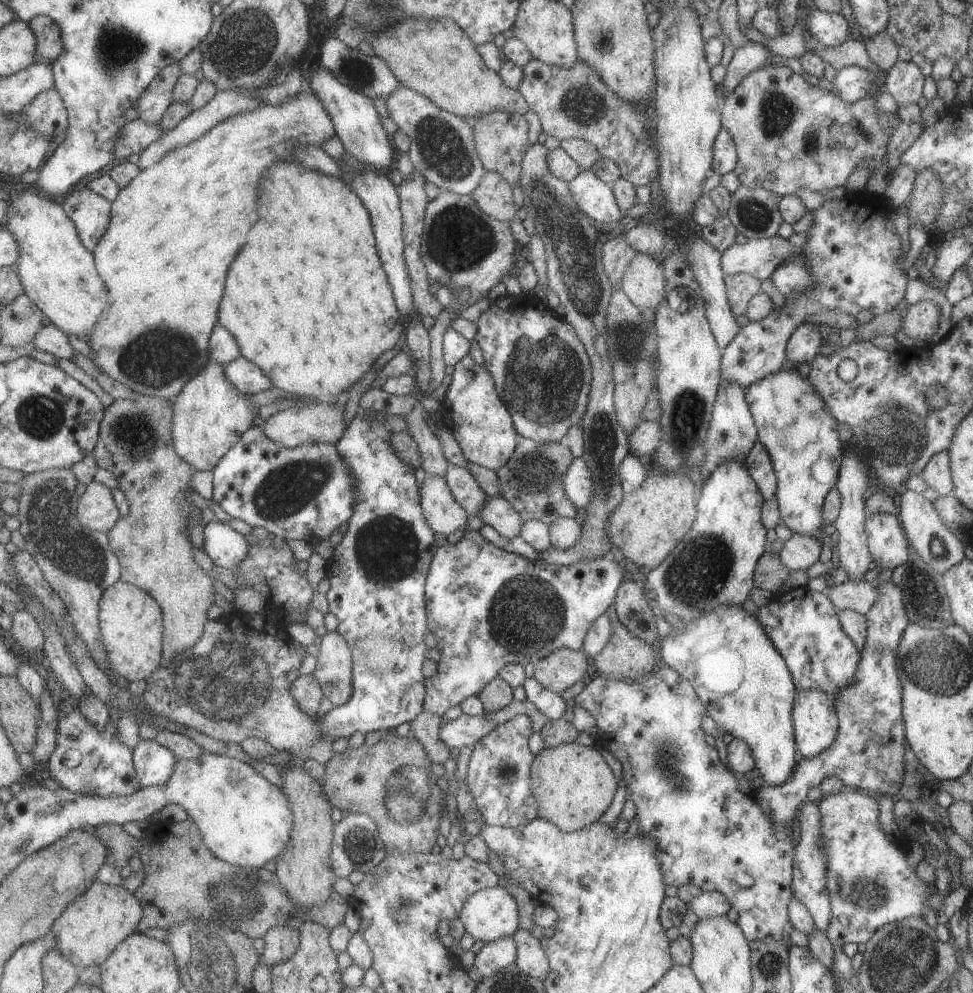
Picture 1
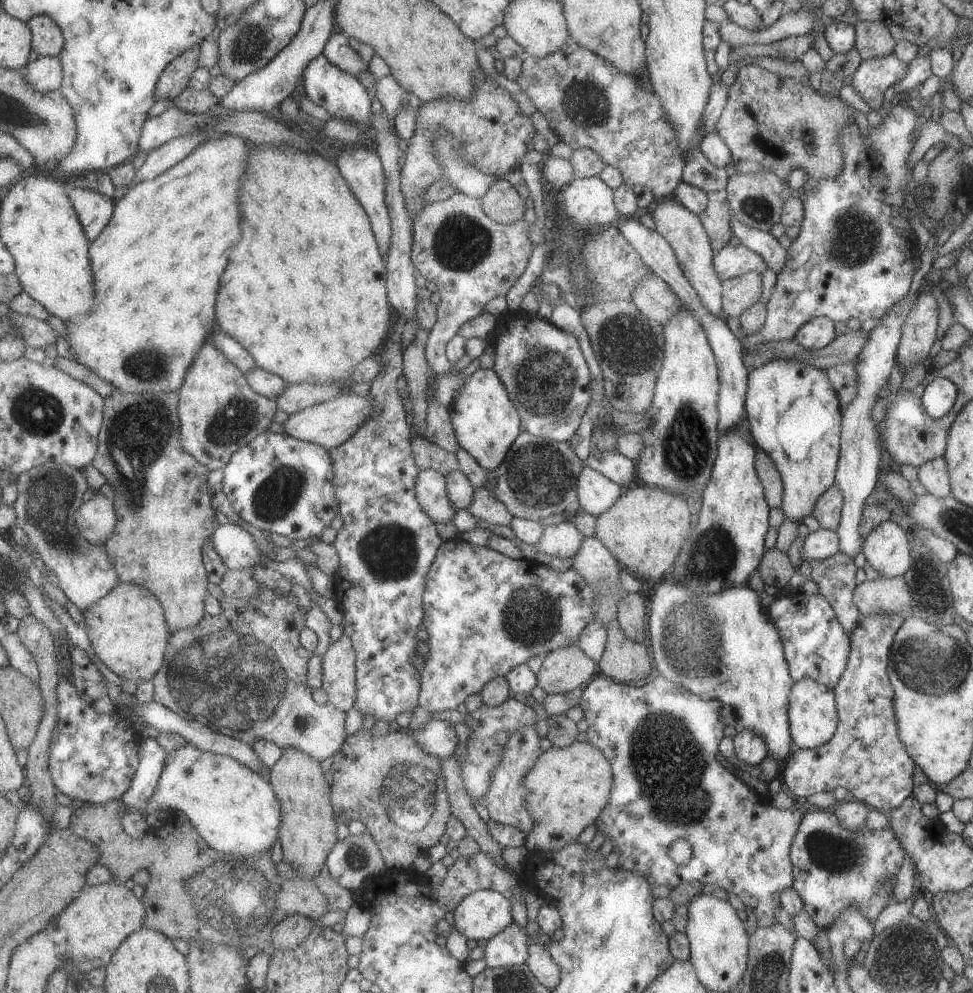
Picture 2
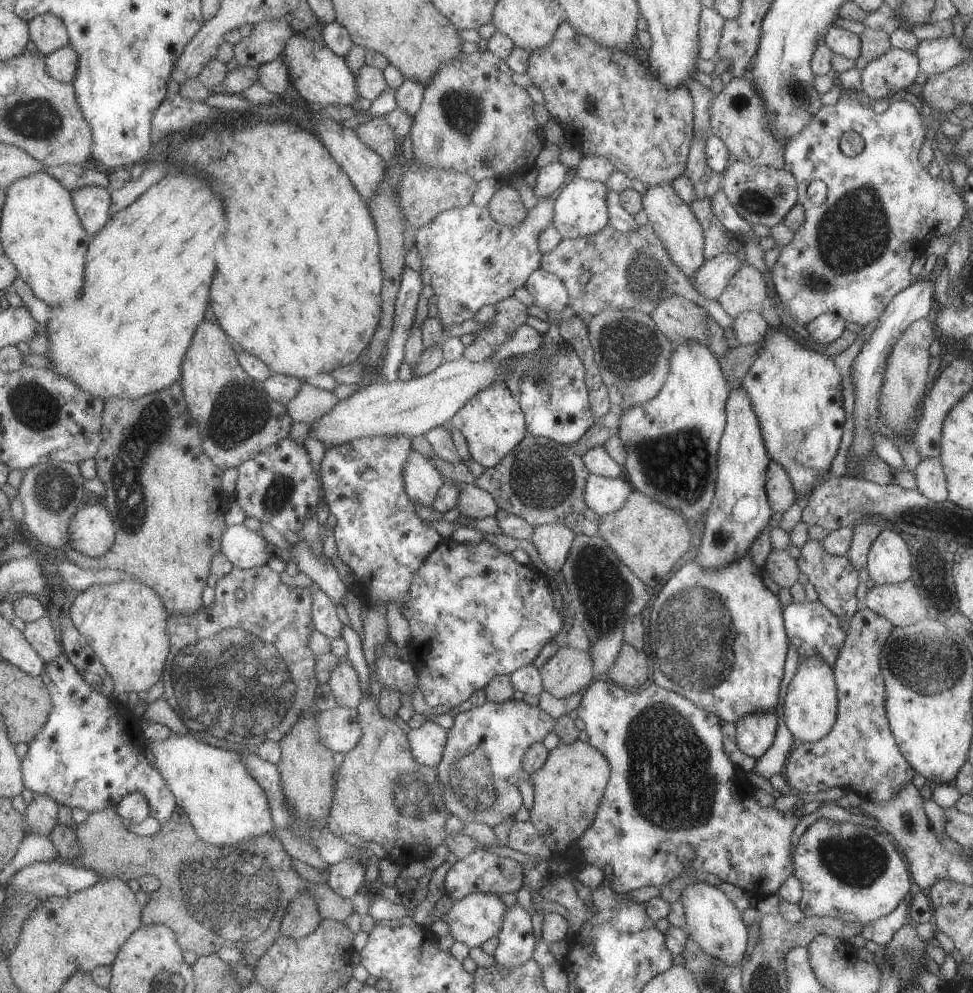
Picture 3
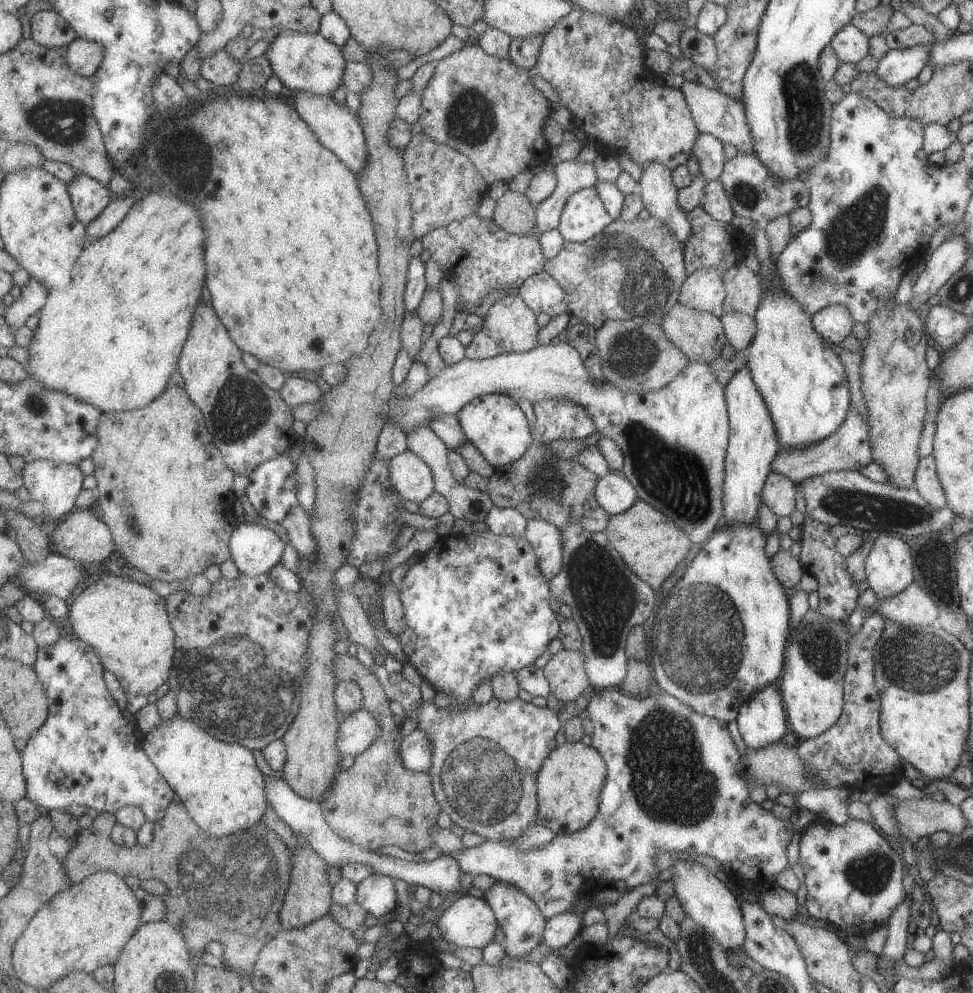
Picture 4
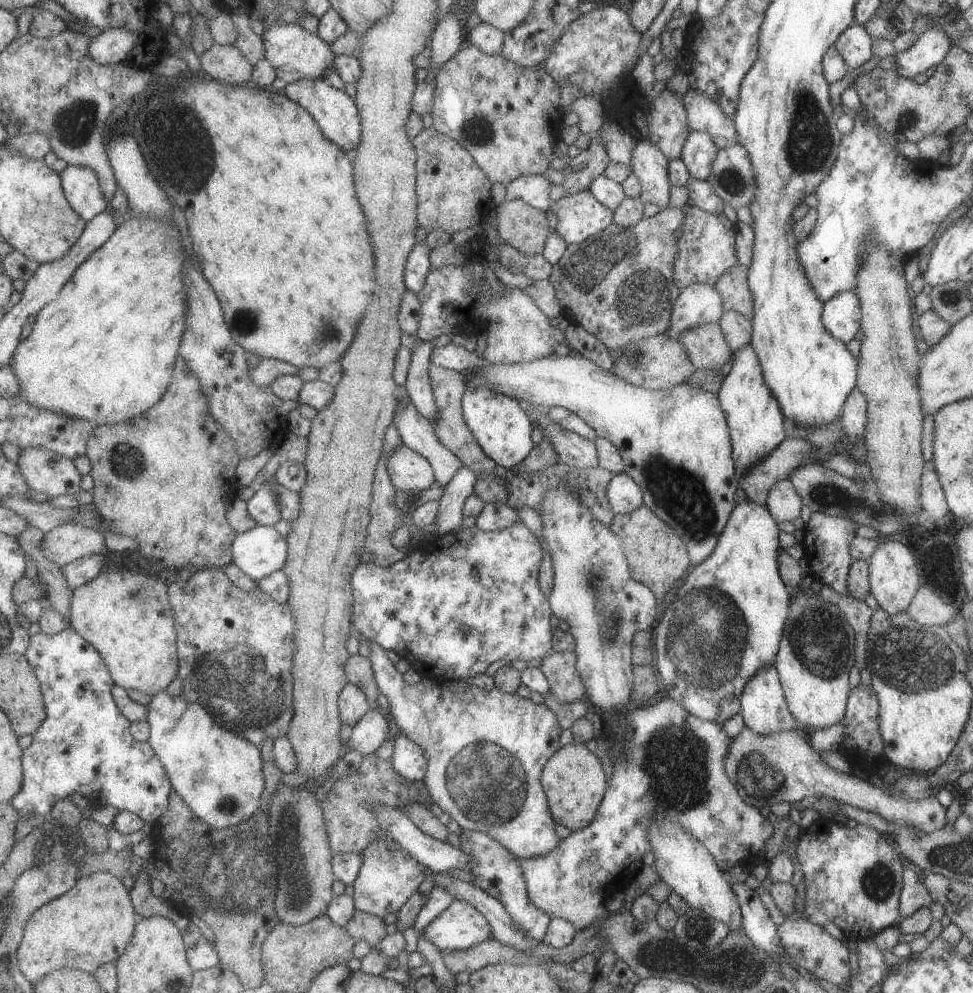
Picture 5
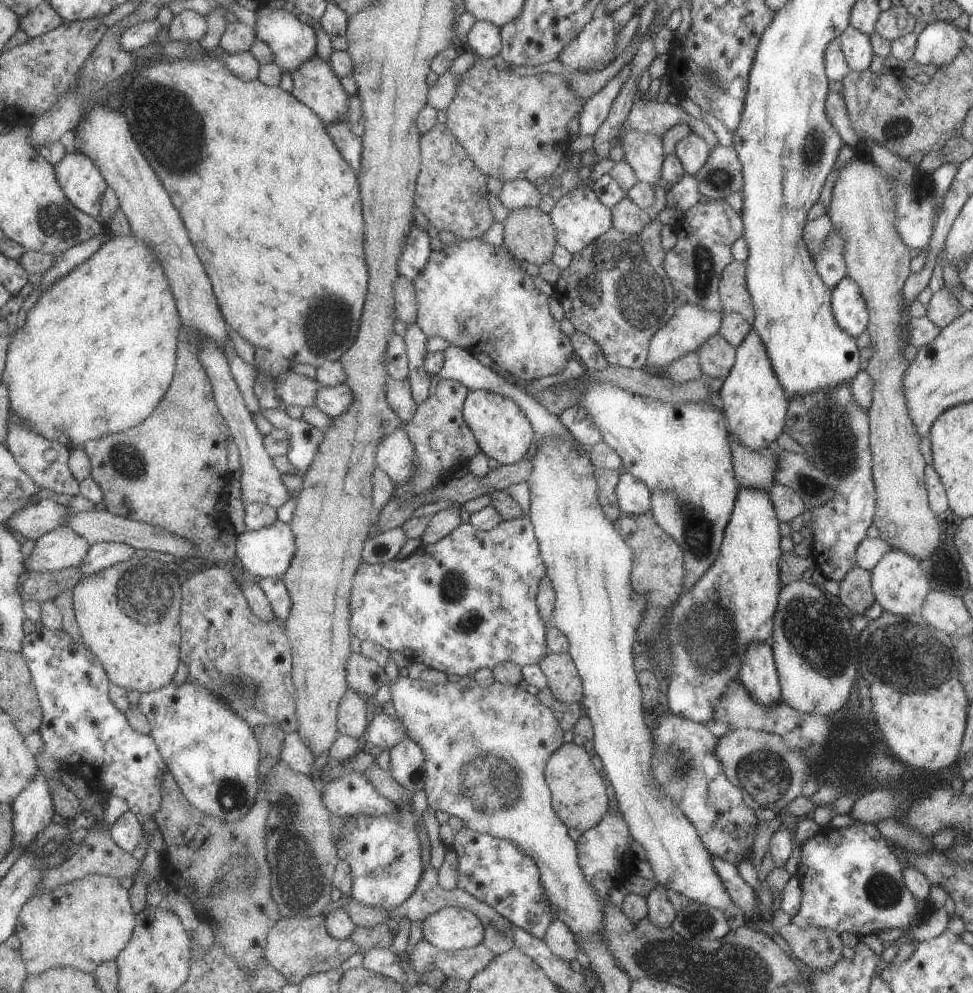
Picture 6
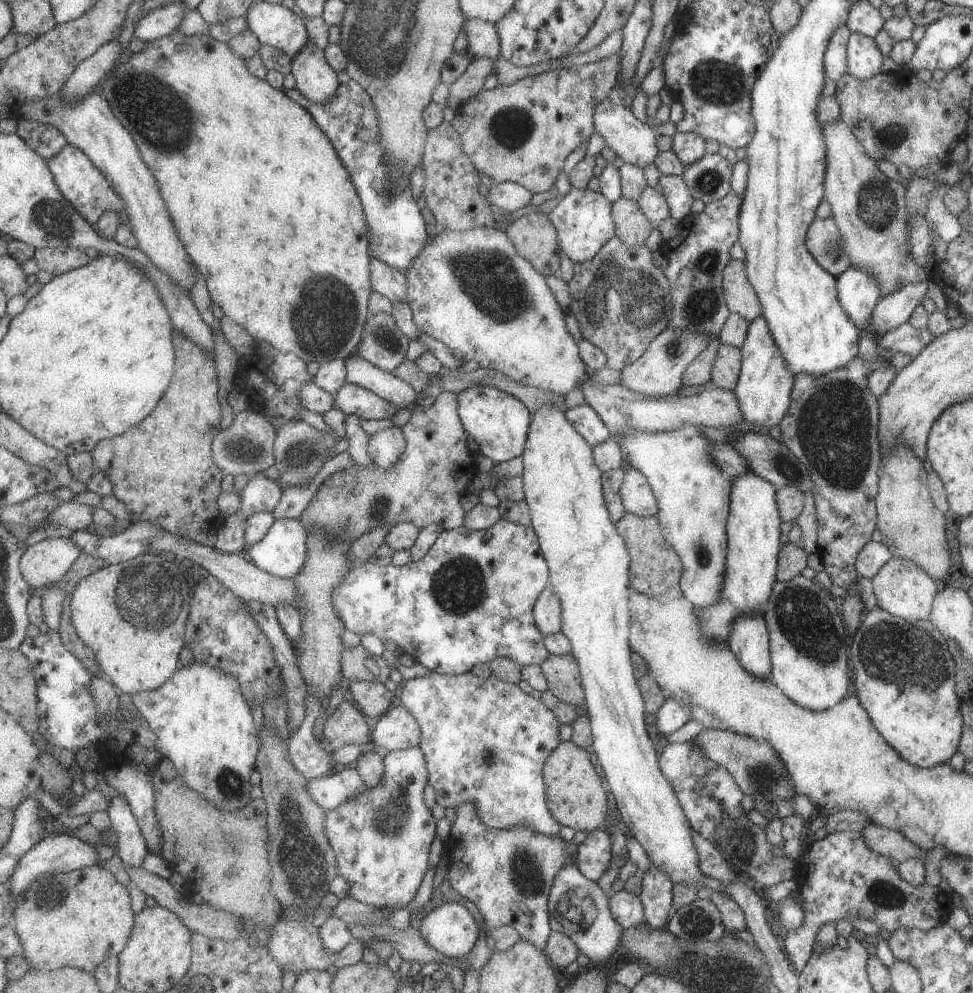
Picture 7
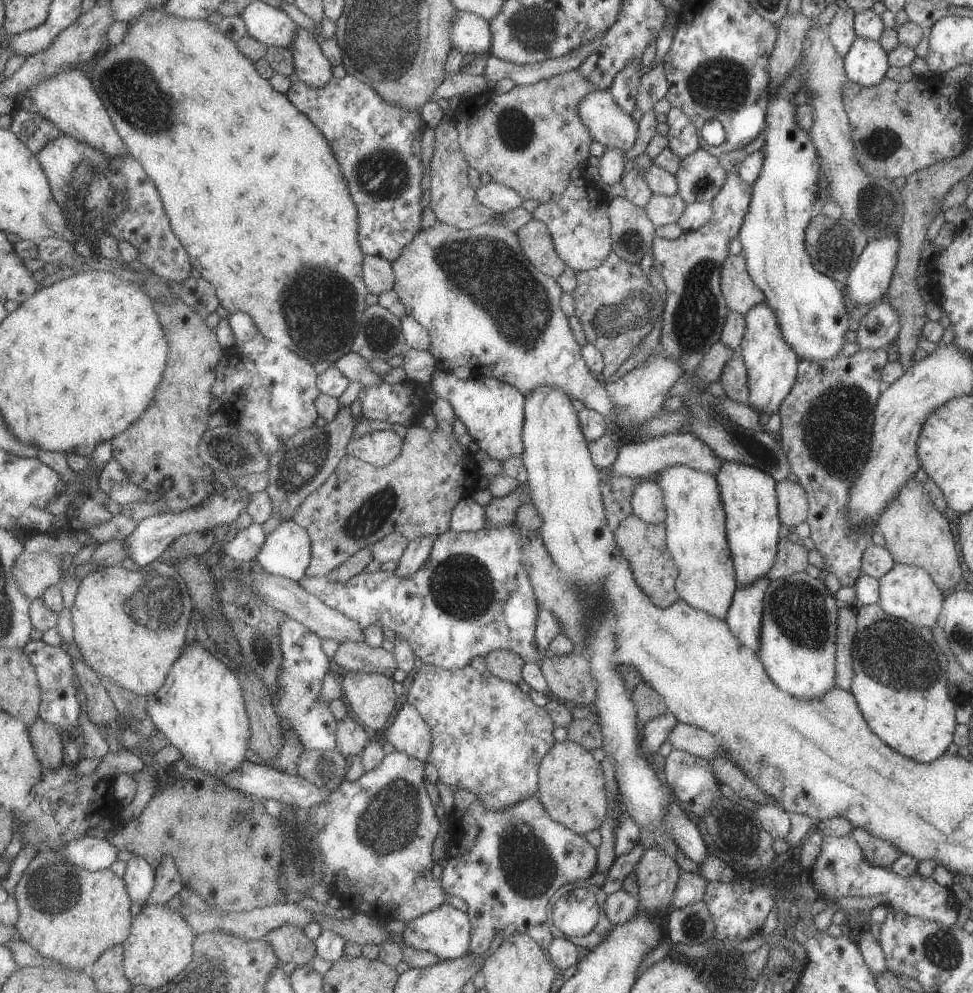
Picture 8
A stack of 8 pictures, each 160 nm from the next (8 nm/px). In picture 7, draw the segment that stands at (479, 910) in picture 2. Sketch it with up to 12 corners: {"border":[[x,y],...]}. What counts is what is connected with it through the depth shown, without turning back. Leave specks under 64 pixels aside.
{"border":[[443,902],[418,923],[421,938],[451,959],[479,934],[460,902]]}

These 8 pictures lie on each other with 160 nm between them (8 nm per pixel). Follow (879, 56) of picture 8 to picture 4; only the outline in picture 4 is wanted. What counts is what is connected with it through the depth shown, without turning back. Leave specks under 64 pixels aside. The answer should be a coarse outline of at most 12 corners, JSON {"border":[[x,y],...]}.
{"border":[[849,23],[829,46],[843,63],[868,55],[868,37]]}

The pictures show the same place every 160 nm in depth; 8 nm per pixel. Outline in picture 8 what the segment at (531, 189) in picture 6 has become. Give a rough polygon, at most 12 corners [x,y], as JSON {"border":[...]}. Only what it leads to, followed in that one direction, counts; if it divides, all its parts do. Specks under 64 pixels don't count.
{"border":[[490,181],[476,189],[476,200],[493,213],[521,206],[511,188]]}

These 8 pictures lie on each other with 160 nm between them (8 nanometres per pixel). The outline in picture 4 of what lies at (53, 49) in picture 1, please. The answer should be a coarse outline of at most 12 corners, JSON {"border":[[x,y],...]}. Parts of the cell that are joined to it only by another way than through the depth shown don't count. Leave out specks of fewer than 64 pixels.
{"border":[[55,10],[31,17],[32,38],[45,48],[78,40]]}

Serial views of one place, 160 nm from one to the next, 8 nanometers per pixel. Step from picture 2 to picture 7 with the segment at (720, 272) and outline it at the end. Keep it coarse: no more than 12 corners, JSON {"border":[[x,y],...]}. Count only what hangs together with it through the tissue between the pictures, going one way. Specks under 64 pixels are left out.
{"border":[[663,329],[619,385],[646,397],[672,395],[710,337]]}

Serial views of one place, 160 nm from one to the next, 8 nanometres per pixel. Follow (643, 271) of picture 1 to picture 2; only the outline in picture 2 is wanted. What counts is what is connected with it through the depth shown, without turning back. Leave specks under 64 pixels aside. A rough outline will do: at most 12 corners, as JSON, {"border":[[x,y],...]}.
{"border":[[655,274],[638,281],[632,300],[643,316],[663,326],[680,307]]}

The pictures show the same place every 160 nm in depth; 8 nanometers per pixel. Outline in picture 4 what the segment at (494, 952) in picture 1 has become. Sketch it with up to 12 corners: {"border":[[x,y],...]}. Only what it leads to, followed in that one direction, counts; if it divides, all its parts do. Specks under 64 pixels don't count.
{"border":[[491,884],[491,908],[507,958],[542,942],[546,919],[515,886]]}

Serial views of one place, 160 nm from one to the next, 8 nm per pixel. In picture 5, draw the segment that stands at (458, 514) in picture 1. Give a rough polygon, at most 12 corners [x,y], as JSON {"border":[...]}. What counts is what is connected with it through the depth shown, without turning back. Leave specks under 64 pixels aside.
{"border":[[406,445],[389,456],[398,491],[423,492],[434,483],[429,462]]}

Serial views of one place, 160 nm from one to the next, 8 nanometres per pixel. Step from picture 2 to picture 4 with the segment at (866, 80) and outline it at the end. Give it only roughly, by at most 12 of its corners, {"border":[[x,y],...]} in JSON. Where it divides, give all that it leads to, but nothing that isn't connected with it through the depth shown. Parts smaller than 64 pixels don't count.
{"border":[[929,45],[889,49],[873,70],[897,88],[929,62]]}

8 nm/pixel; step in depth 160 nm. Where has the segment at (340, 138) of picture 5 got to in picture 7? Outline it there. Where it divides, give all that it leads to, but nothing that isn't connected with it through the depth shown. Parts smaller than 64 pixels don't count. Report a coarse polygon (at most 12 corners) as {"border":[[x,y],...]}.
{"border":[[309,41],[293,59],[296,86],[319,104],[341,82],[324,50]]}

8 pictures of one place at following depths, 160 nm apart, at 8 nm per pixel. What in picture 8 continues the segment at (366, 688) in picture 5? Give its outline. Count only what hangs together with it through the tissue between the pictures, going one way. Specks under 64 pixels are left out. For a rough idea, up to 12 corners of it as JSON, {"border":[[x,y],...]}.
{"border":[[341,643],[332,660],[345,672],[385,674],[400,668],[393,652]]}

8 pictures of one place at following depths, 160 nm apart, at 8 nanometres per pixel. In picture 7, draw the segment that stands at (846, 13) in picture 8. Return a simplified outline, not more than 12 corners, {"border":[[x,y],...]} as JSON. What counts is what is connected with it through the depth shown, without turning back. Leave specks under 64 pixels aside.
{"border":[[838,26],[822,58],[824,75],[836,81],[846,72],[850,30]]}

